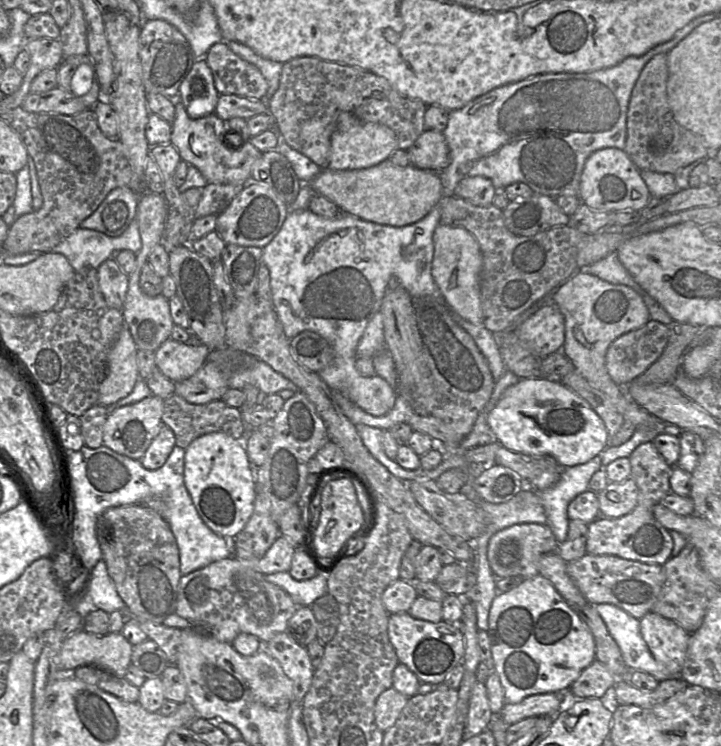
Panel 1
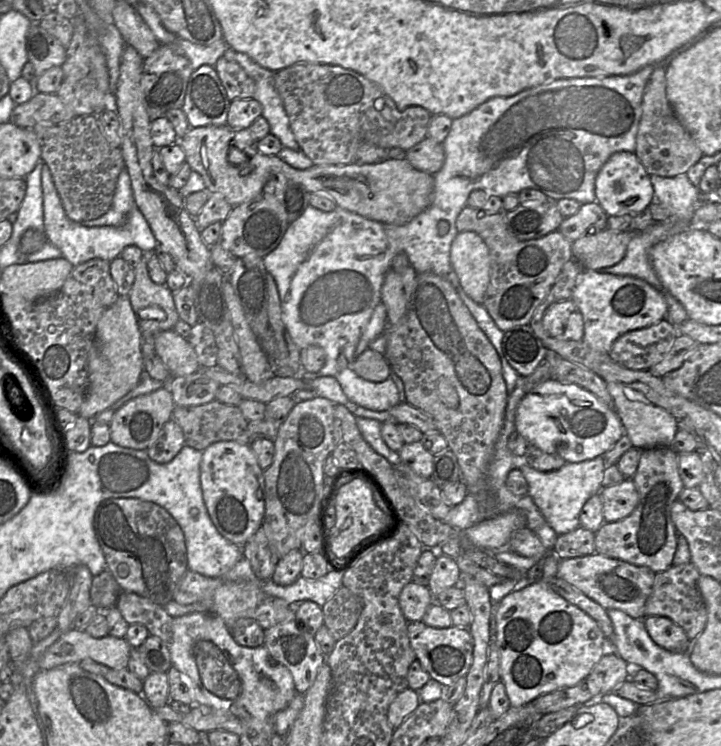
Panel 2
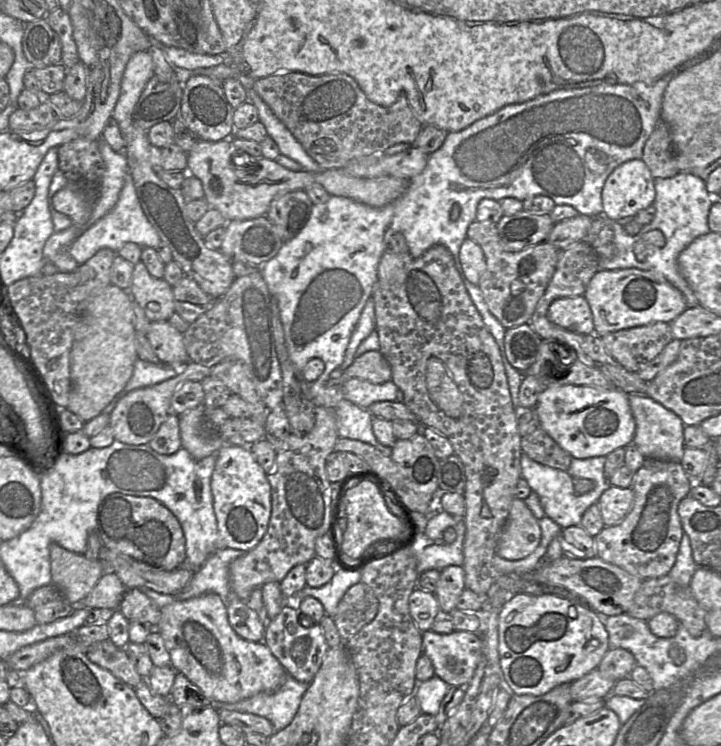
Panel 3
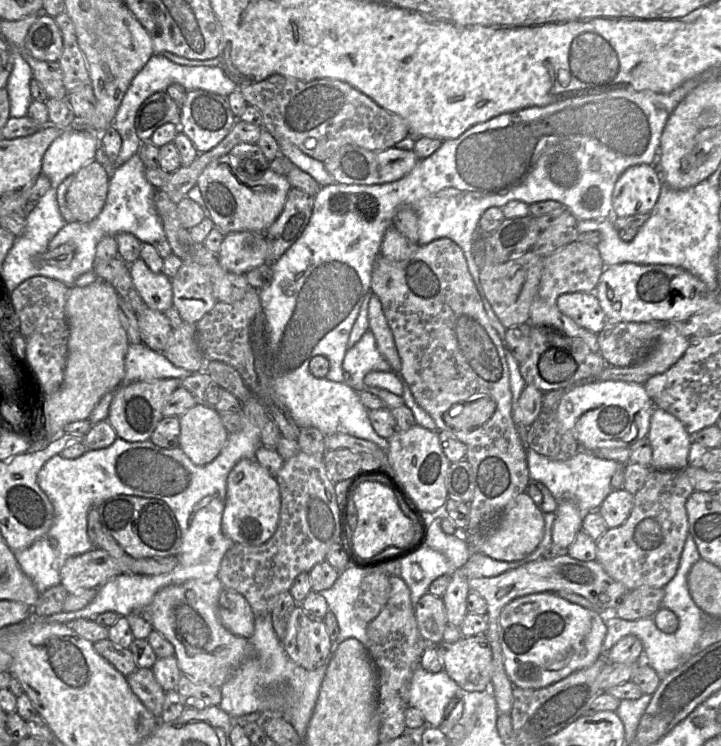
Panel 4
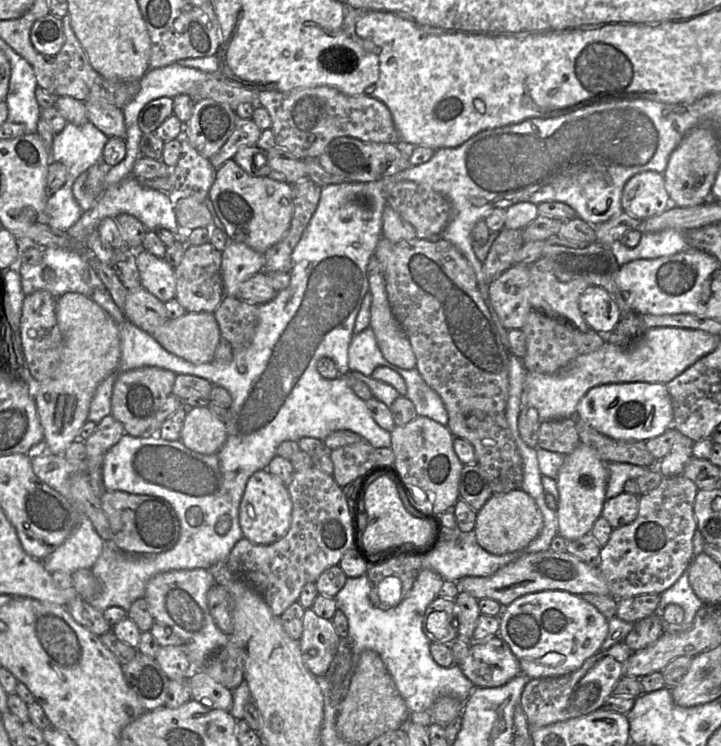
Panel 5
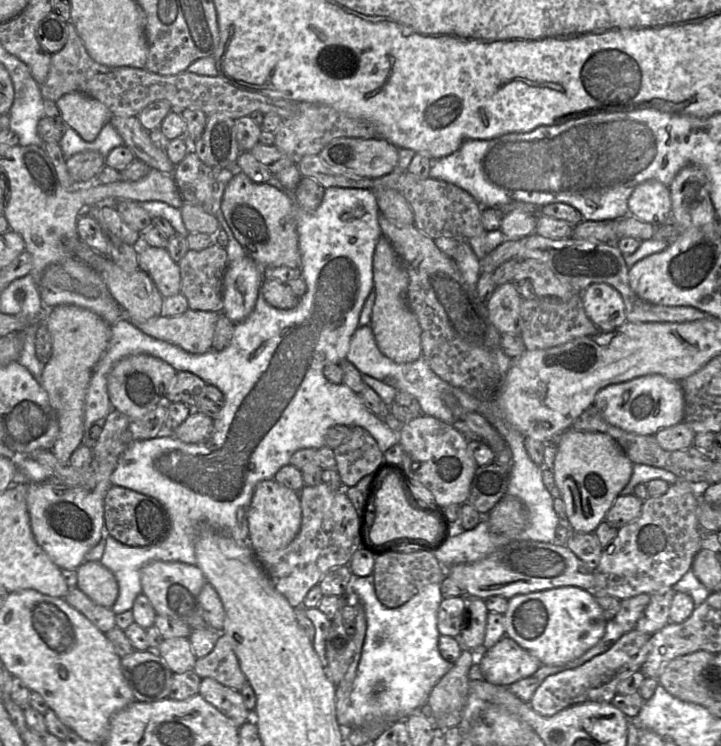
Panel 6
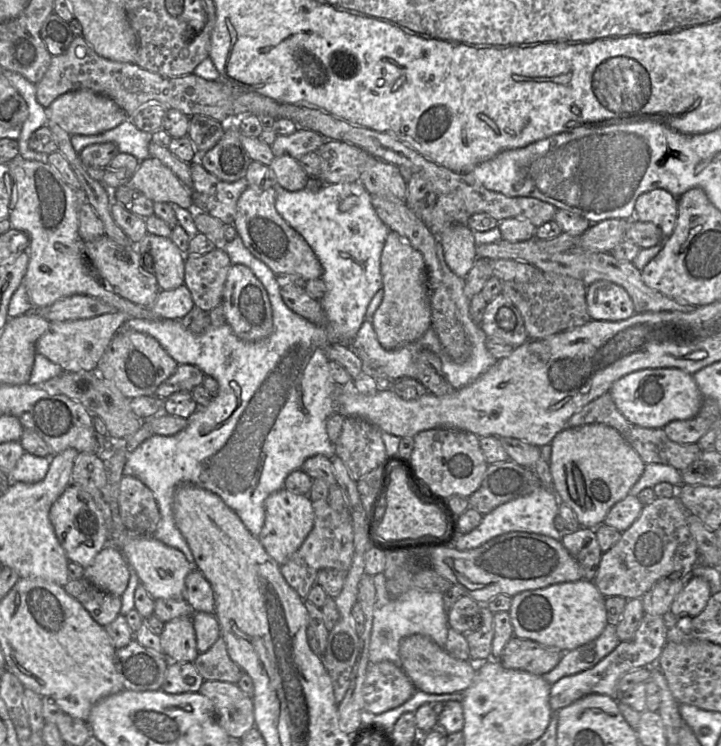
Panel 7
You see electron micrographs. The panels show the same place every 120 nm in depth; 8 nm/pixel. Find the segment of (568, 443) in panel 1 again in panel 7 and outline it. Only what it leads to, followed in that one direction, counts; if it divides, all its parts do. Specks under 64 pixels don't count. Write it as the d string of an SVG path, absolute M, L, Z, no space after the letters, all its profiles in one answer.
M677 368L642 369L629 373L617 380L608 393L628 421L644 428L663 428L674 420L695 418L703 401L693 376Z

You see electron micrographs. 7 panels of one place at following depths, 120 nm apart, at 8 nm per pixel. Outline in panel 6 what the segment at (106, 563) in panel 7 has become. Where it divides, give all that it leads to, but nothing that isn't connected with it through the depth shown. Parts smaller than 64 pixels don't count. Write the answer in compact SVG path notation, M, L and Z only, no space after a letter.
M100 561L83 562L76 569L77 585L94 603L111 608L117 600L119 587L113 573Z

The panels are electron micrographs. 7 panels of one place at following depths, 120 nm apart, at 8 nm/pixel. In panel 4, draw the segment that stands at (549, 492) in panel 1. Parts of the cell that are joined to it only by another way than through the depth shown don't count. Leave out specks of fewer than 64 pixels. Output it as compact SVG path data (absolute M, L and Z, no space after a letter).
M527 448L526 460L531 482L543 483L558 503L562 500L573 501L585 514L598 510L612 491L611 478L620 465L614 460L599 458L581 449L567 460L554 461Z

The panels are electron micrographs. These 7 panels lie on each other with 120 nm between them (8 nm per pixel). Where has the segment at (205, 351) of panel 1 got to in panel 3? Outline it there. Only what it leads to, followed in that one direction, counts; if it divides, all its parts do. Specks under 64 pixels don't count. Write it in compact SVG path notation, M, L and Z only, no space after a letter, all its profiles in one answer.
M168 321L150 322L146 335L160 363L182 367L190 362L184 336Z

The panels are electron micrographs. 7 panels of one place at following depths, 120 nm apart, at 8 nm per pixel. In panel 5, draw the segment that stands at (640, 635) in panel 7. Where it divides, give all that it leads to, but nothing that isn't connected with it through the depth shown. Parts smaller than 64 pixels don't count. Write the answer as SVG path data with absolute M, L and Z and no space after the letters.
M624 641L619 642L605 651L597 652L574 672L531 679L525 685L520 700L530 728L548 726L600 709L604 701L613 695L615 685L623 677L623 665L632 653Z

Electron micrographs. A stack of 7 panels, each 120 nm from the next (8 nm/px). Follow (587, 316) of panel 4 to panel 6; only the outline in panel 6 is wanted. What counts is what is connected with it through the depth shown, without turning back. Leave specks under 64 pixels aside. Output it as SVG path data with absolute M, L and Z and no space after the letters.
M606 283L592 284L582 293L583 308L601 332L610 332L626 322L621 294Z

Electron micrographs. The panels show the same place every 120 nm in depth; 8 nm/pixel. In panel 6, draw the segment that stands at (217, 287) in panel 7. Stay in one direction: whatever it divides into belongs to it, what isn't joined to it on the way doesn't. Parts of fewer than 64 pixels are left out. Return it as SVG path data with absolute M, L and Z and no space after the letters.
M212 243L201 251L188 250L180 260L180 293L187 301L189 309L211 312L223 312L223 282L228 266L226 249Z

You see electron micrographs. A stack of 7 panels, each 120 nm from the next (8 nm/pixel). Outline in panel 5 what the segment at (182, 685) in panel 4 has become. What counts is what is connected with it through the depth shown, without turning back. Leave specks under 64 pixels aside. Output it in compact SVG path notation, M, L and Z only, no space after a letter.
M193 671L189 675L191 699L206 707L229 711L232 706L232 692L216 682L203 671Z

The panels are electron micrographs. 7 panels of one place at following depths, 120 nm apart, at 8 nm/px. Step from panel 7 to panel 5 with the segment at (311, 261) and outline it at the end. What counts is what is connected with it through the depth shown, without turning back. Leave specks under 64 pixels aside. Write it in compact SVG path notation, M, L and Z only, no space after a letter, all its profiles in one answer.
M234 159L217 168L216 178L209 190L209 198L231 241L244 243L265 254L287 233L293 215L292 185L268 176L252 177Z

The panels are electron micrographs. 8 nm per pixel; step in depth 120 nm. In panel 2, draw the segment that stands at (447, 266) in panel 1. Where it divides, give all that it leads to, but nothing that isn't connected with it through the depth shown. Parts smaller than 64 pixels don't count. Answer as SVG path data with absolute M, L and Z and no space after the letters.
M472 231L459 232L451 244L450 263L466 295L482 304L489 284L490 257L481 237Z

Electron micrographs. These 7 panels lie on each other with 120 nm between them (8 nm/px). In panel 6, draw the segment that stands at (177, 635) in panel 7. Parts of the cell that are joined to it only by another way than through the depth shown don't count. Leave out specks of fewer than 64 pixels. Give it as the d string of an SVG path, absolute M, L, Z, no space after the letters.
M188 638L163 639L156 652L173 674L192 670L197 660Z

